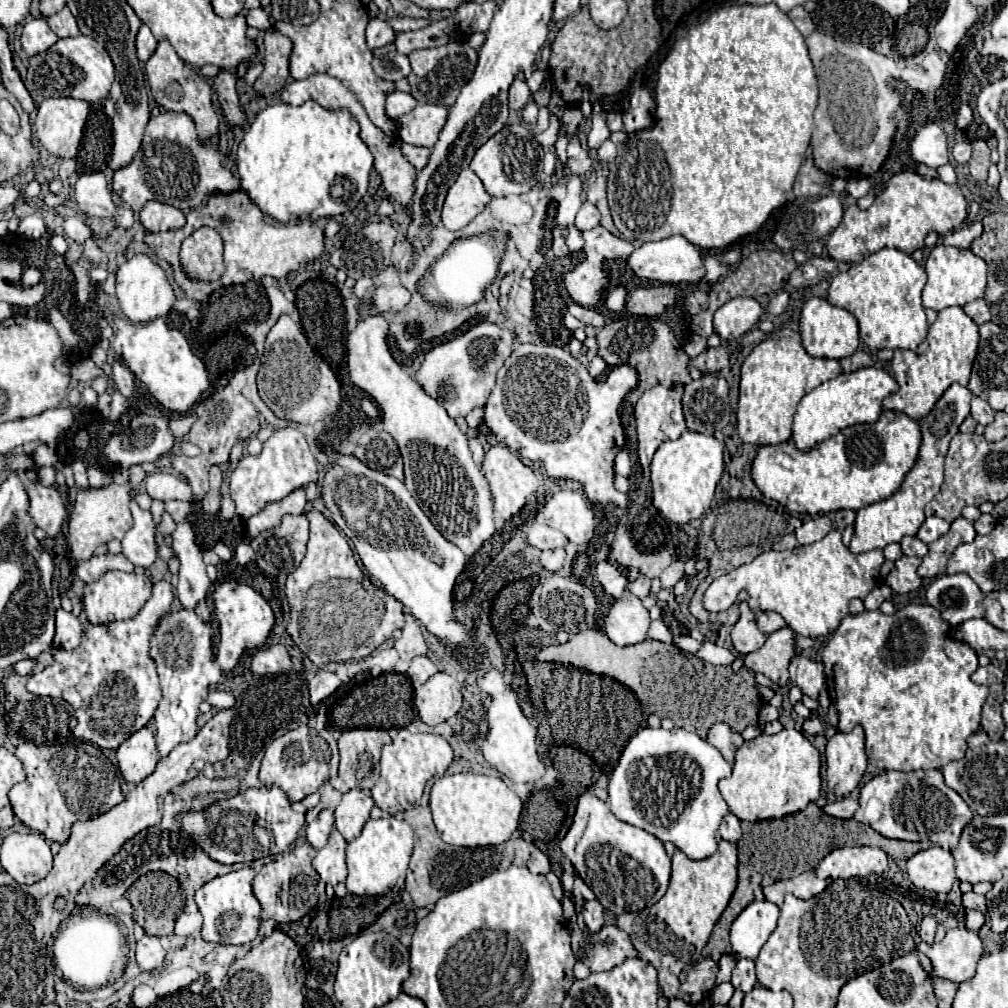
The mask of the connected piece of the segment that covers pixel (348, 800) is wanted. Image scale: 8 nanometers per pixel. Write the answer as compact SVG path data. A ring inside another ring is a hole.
M350 790L342 796L340 804L336 806L334 818L336 818L336 830L350 842L354 840L360 832L364 822L368 820L370 808L374 806L374 800L364 794L362 790Z

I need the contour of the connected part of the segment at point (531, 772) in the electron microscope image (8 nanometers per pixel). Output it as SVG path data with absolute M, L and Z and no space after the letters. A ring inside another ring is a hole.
M490 668L482 676L478 676L476 684L484 694L492 698L488 706L488 736L482 744L482 754L486 762L492 764L514 784L534 786L534 782L544 776L544 764L538 758L538 750L536 750L536 726L522 714L516 692L506 682L504 672Z

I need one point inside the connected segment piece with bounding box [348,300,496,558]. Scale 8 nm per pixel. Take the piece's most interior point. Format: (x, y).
(451, 490)

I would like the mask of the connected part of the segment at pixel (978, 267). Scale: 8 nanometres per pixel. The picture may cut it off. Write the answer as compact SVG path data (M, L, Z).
M936 244L926 260L926 274L928 282L922 292L924 308L932 308L936 312L948 308L948 306L964 306L968 302L974 302L984 296L986 290L986 262L972 254L972 250L952 248L946 244Z

